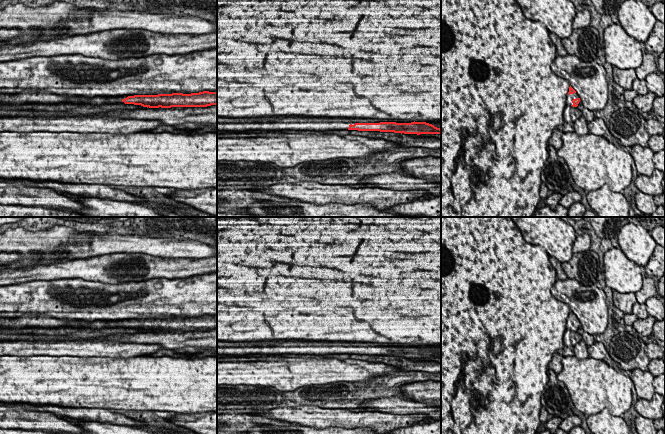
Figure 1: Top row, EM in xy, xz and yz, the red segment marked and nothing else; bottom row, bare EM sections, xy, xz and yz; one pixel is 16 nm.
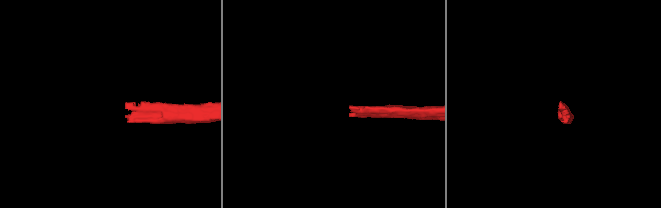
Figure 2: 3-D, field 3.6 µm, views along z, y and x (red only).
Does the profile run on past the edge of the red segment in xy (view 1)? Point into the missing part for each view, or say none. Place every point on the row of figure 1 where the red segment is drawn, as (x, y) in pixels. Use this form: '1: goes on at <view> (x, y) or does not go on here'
1: goes on at xy (7, 95)

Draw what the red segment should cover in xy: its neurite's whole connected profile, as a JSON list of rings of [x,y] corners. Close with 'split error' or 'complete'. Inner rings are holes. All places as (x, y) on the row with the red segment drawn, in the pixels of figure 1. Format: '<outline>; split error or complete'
[[[0,88],[0,105],[7,104],[64,104],[85,103],[92,106],[102,104],[134,104],[149,108],[171,108],[171,107],[207,107],[217,105],[217,92],[203,91],[199,93],[183,94],[158,94],[158,95],[134,95],[120,97],[67,97],[66,95],[50,94],[45,91],[41,93],[38,89],[25,90],[20,88]]]; split error

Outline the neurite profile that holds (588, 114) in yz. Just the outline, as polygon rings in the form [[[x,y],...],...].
[[[581,101],[579,102],[577,108],[581,112],[581,115],[586,119],[587,122],[591,122],[595,118],[593,111],[585,108]]]

